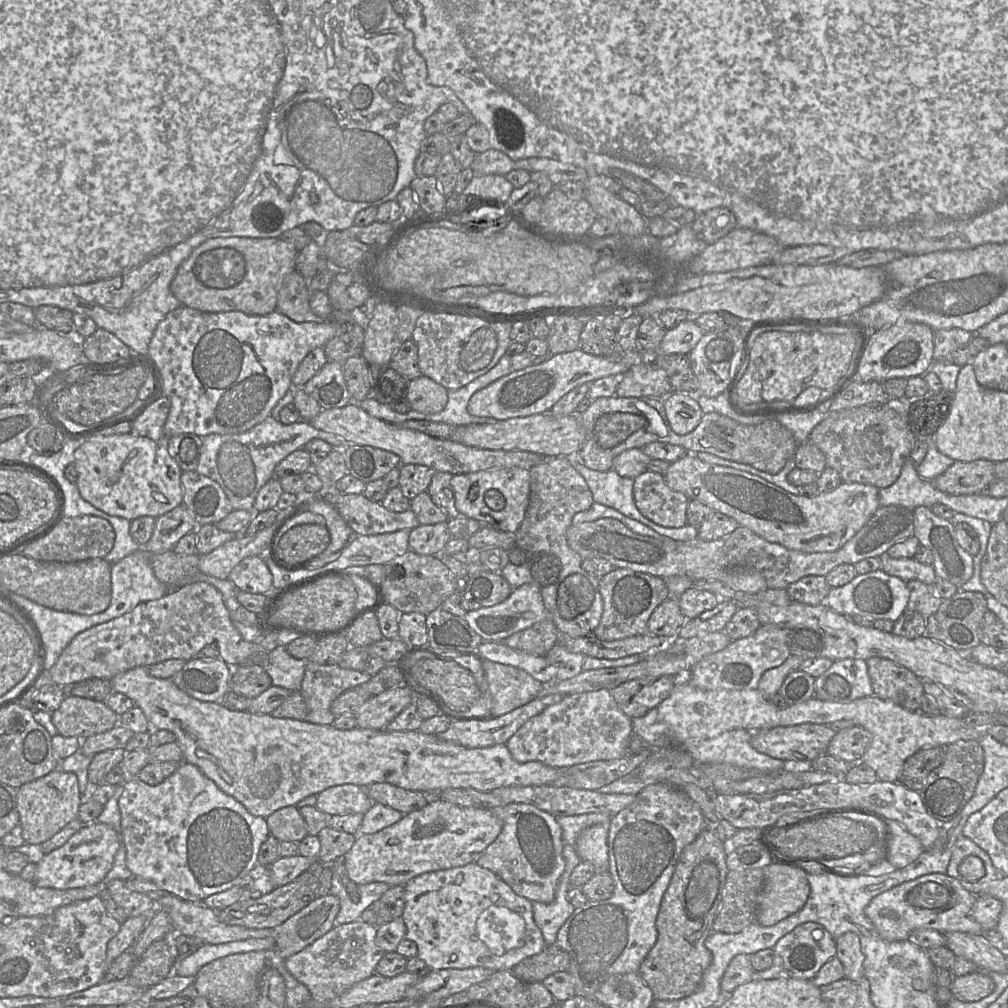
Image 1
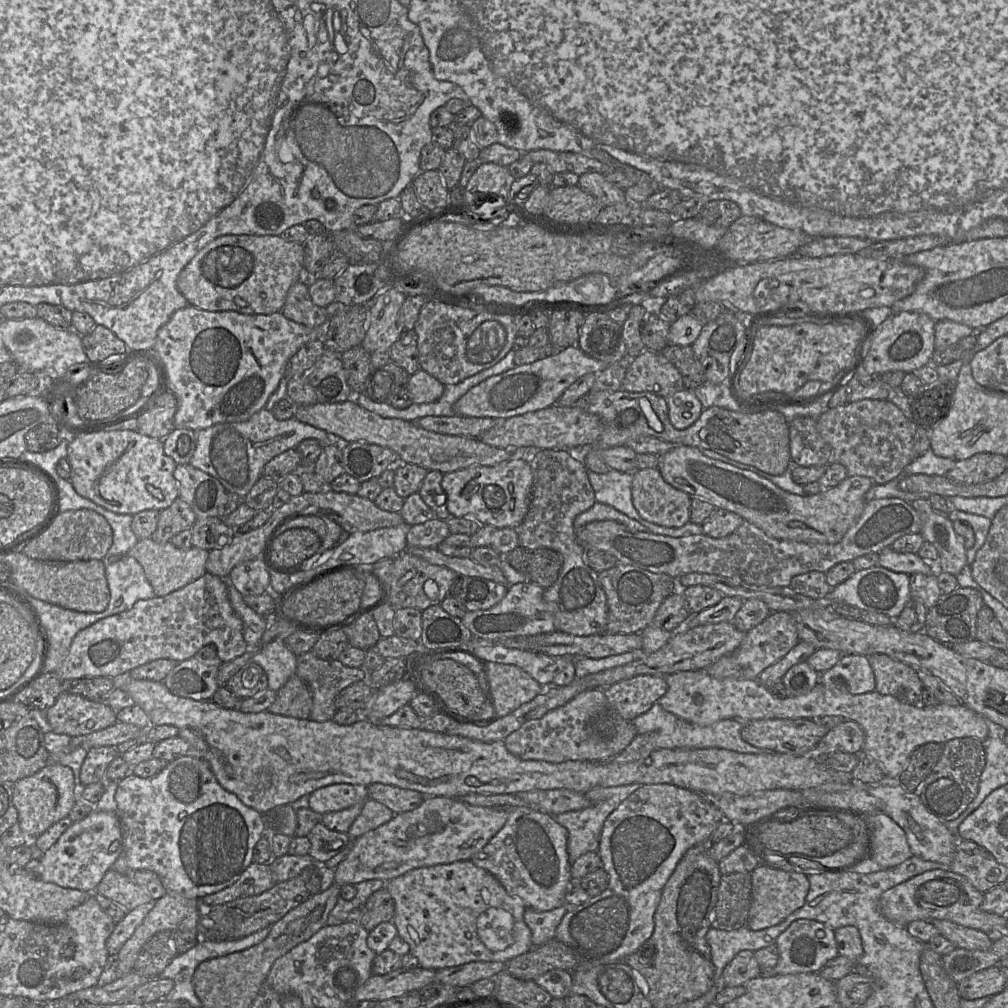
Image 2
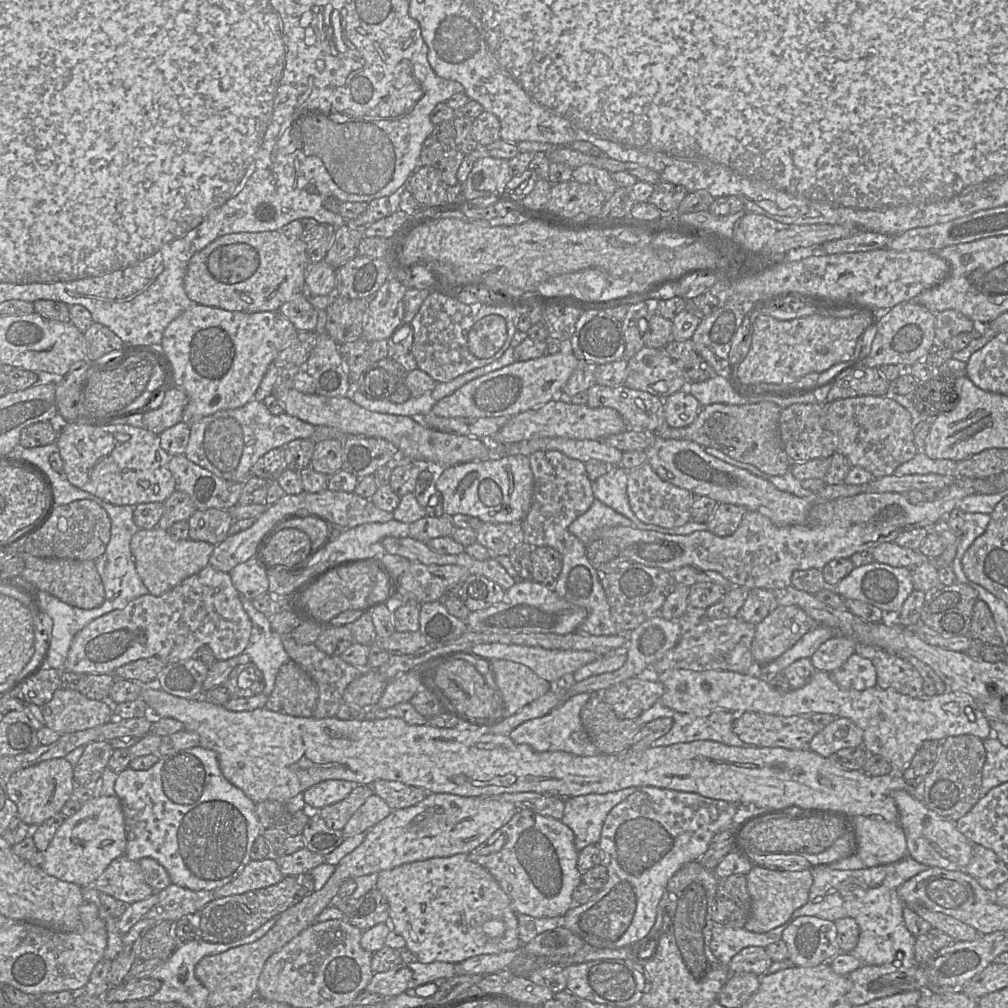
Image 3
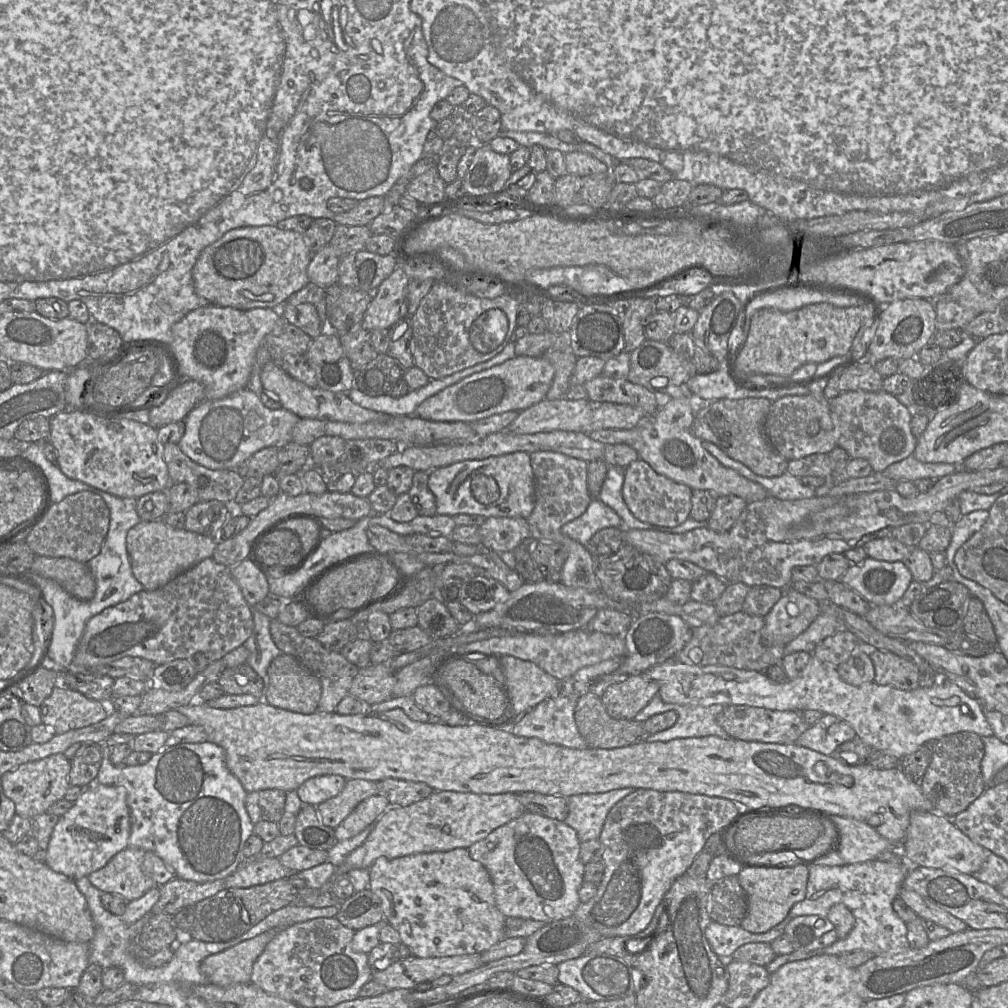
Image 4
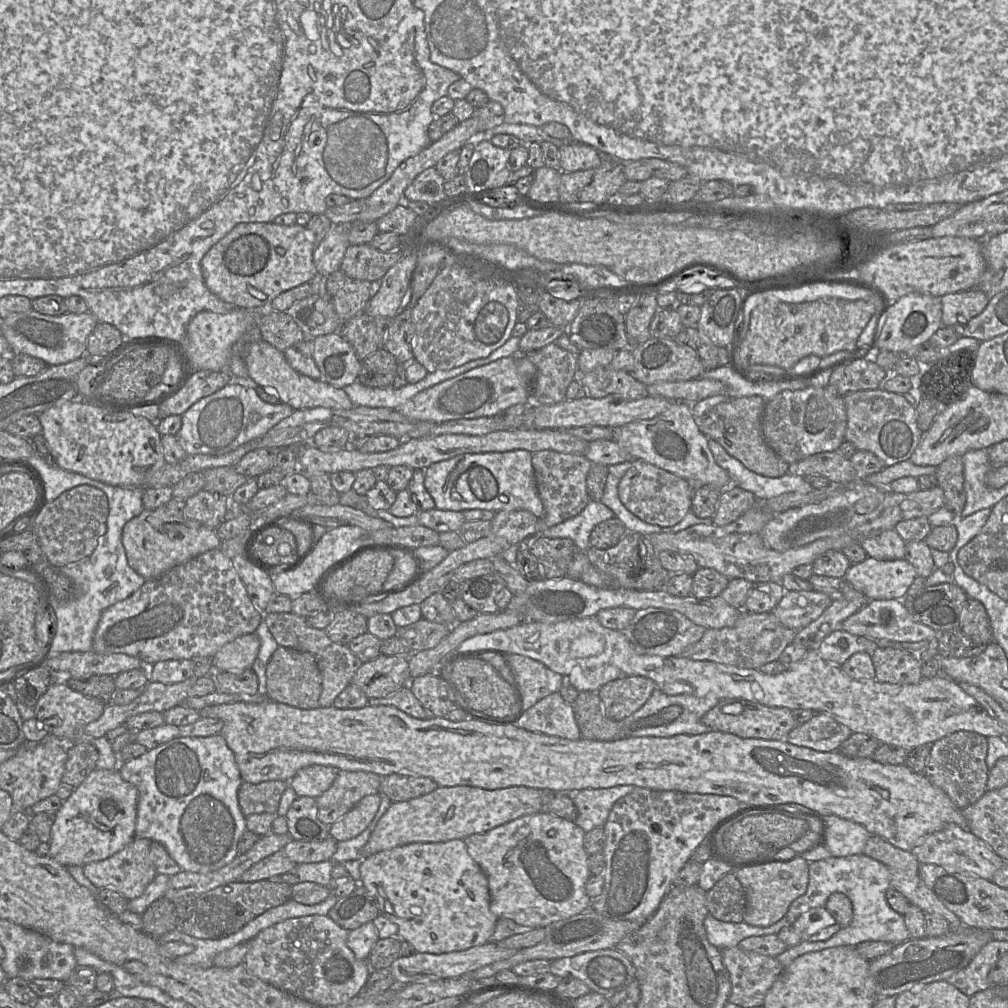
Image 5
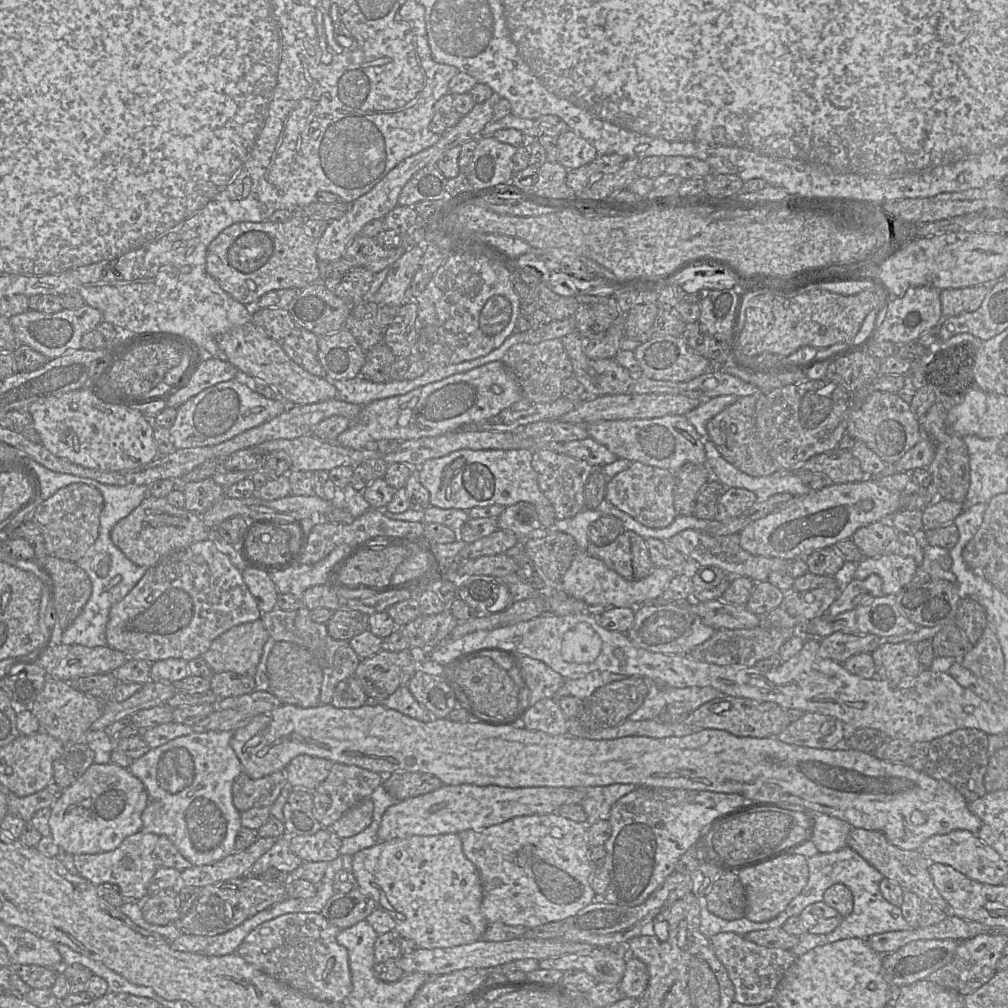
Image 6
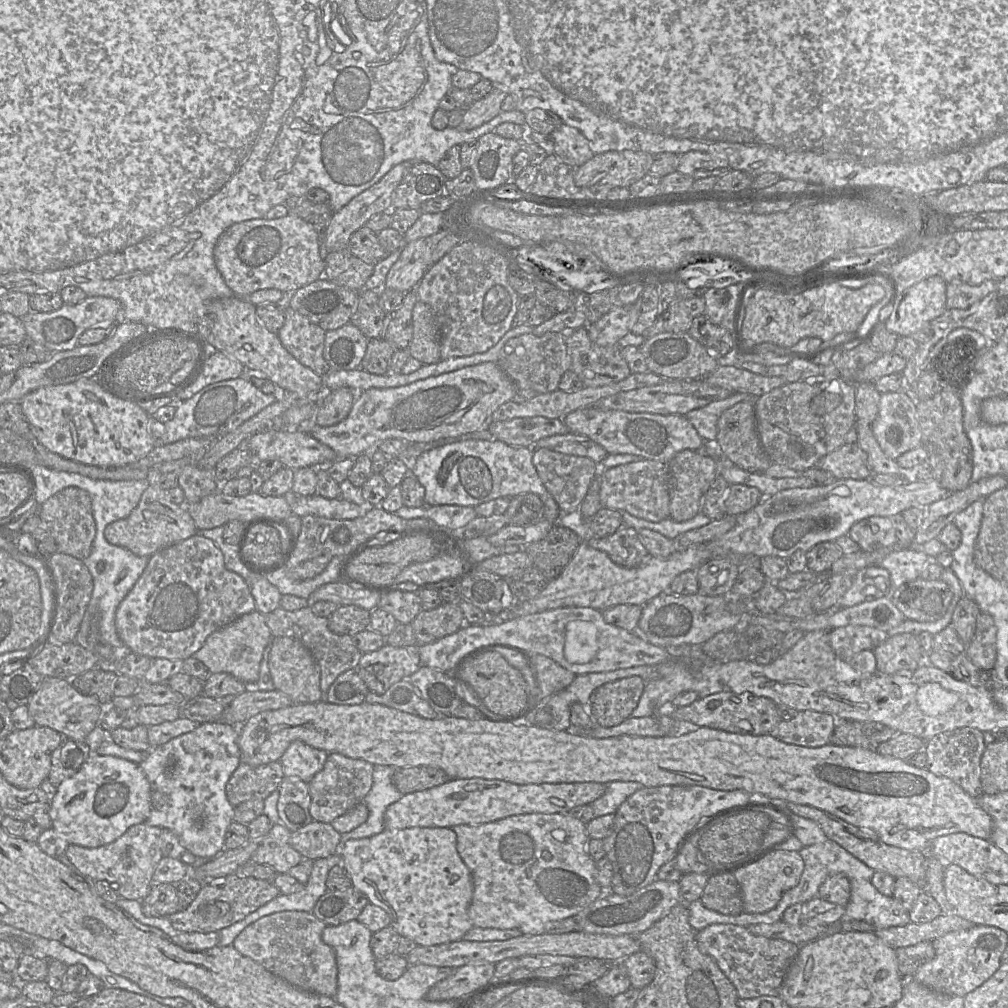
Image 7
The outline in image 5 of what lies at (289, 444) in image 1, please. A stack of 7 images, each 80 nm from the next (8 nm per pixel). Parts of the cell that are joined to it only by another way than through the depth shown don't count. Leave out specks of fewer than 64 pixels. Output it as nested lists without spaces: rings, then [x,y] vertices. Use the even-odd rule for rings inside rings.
[[[231,380],[219,390],[198,400],[181,416],[182,426],[175,437],[188,455],[223,456],[263,436],[293,411],[285,403],[266,403],[259,398],[253,387]]]

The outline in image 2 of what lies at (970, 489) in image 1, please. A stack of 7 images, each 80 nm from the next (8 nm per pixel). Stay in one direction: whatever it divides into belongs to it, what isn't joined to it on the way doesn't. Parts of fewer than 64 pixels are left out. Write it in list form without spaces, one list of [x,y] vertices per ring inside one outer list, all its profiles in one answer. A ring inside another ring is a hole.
[[[978,453],[970,458],[956,461],[946,476],[952,480],[978,484],[1001,475],[1006,469],[1006,456],[994,453]]]

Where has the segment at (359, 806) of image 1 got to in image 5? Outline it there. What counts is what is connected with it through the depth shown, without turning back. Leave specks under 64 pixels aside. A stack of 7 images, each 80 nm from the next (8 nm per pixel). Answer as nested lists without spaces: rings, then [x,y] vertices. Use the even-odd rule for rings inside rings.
[[[312,765],[299,770],[289,781],[298,796],[317,798],[333,784],[338,769],[331,766]]]

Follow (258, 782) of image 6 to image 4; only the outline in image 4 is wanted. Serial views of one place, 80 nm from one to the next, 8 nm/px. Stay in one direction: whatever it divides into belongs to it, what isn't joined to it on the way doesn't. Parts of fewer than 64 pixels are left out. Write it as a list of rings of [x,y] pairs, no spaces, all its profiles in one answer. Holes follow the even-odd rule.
[[[279,789],[247,792],[245,807],[252,823],[278,823],[285,814],[285,795],[286,792]]]

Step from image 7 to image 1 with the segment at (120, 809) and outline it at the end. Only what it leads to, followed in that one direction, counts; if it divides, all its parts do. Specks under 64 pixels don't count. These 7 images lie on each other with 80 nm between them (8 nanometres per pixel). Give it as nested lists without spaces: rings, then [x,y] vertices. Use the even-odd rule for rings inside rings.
[[[99,822],[85,824],[61,847],[44,854],[36,864],[33,883],[38,887],[59,890],[83,888],[100,884],[111,870],[121,845],[121,834]]]

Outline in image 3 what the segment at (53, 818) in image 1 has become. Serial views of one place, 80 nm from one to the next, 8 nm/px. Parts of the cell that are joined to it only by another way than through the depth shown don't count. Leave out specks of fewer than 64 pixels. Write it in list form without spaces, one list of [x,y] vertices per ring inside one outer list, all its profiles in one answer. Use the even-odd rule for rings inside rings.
[[[54,758],[25,767],[6,779],[9,798],[17,805],[17,816],[31,828],[61,811],[75,788],[73,766],[65,758]]]

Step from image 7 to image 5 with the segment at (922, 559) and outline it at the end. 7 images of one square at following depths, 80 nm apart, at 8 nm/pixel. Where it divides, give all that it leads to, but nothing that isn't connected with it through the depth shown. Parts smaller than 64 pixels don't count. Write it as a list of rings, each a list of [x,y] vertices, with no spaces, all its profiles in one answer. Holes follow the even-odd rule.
[[[867,557],[864,561],[851,564],[844,579],[857,591],[861,592],[867,600],[902,600],[917,577],[912,564],[903,559],[883,561]]]

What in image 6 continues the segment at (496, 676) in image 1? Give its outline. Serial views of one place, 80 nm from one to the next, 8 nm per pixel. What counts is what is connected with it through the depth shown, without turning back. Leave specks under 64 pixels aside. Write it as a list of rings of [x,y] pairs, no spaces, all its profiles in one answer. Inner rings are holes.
[[[517,656],[522,677],[529,689],[529,707],[543,699],[553,698],[566,679],[540,660]]]

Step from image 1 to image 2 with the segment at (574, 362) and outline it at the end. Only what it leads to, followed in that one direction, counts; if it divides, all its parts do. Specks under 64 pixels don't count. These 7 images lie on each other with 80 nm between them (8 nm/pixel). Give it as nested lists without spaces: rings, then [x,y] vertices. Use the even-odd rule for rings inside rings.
[[[577,345],[569,346],[552,356],[487,378],[454,404],[454,413],[455,416],[507,419],[541,410],[556,404],[564,391],[581,376],[597,374],[606,367],[608,364],[589,357]]]

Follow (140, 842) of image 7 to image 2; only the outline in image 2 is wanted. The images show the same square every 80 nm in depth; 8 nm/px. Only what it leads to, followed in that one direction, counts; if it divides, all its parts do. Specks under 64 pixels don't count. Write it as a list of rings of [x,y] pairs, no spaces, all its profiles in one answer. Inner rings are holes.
[[[112,868],[106,872],[95,893],[111,899],[126,912],[154,901],[149,893],[135,884],[128,875],[121,874]]]

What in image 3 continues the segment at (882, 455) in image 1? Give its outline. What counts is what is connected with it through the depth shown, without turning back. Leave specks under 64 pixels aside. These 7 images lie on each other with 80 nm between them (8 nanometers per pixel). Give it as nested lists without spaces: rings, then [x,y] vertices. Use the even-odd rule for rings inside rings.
[[[890,395],[857,396],[825,403],[825,416],[826,428],[837,438],[837,452],[847,457],[852,466],[865,469],[874,478],[893,475],[898,466],[911,460],[918,452],[913,437],[912,415]]]

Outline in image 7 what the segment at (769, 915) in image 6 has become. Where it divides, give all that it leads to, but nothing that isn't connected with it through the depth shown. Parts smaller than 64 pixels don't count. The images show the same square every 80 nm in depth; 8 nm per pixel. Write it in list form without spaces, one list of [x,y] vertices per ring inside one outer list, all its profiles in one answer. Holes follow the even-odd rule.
[[[772,849],[757,862],[736,870],[733,874],[741,890],[743,911],[761,914],[775,908],[783,894],[799,883],[803,870],[804,861],[799,852],[779,849]]]

